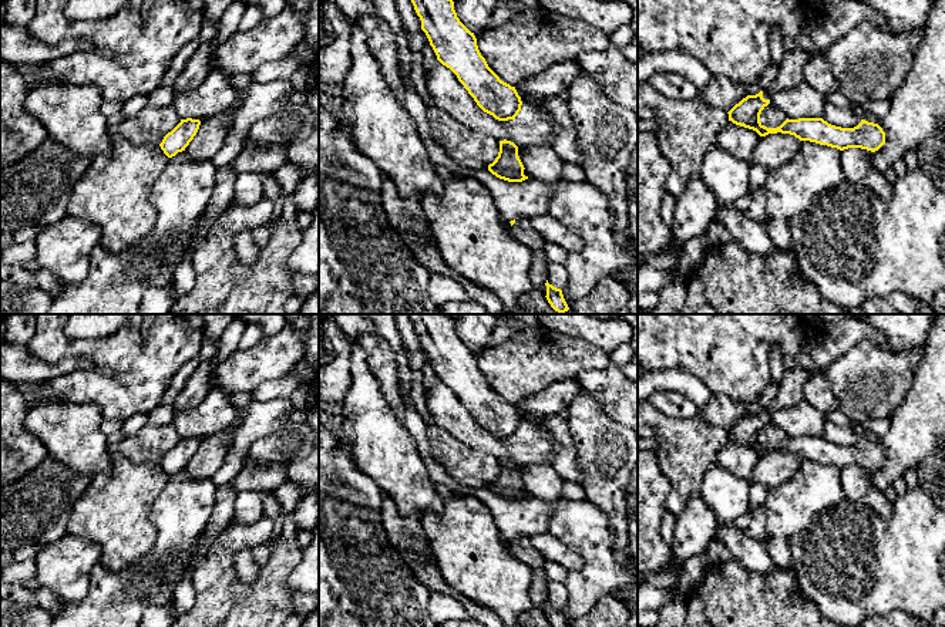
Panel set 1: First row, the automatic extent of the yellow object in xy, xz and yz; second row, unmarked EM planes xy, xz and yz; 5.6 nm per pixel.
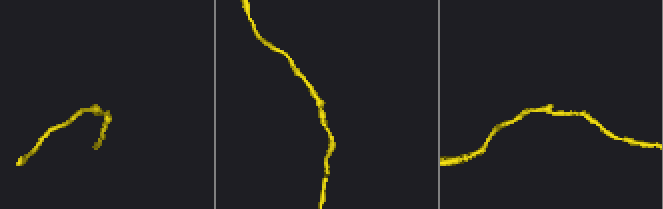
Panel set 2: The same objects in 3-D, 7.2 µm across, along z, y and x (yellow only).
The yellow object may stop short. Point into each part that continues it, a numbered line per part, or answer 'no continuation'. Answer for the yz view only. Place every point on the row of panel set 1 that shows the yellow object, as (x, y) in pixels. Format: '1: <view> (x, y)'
1: yz (790, 74)

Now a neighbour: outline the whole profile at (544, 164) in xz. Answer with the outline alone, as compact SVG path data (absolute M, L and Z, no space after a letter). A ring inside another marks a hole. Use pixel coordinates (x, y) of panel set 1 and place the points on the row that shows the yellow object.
M525 146L524 168L528 178L541 182L558 182L562 178L565 161L549 146Z

